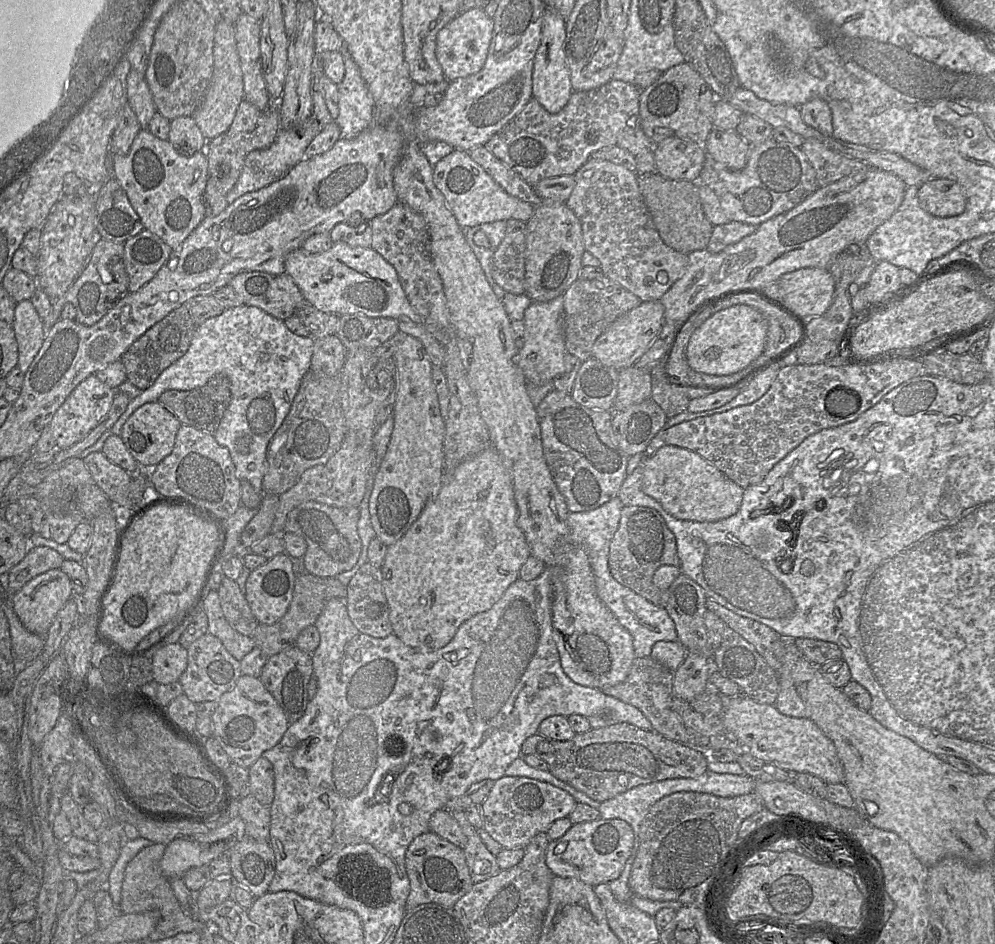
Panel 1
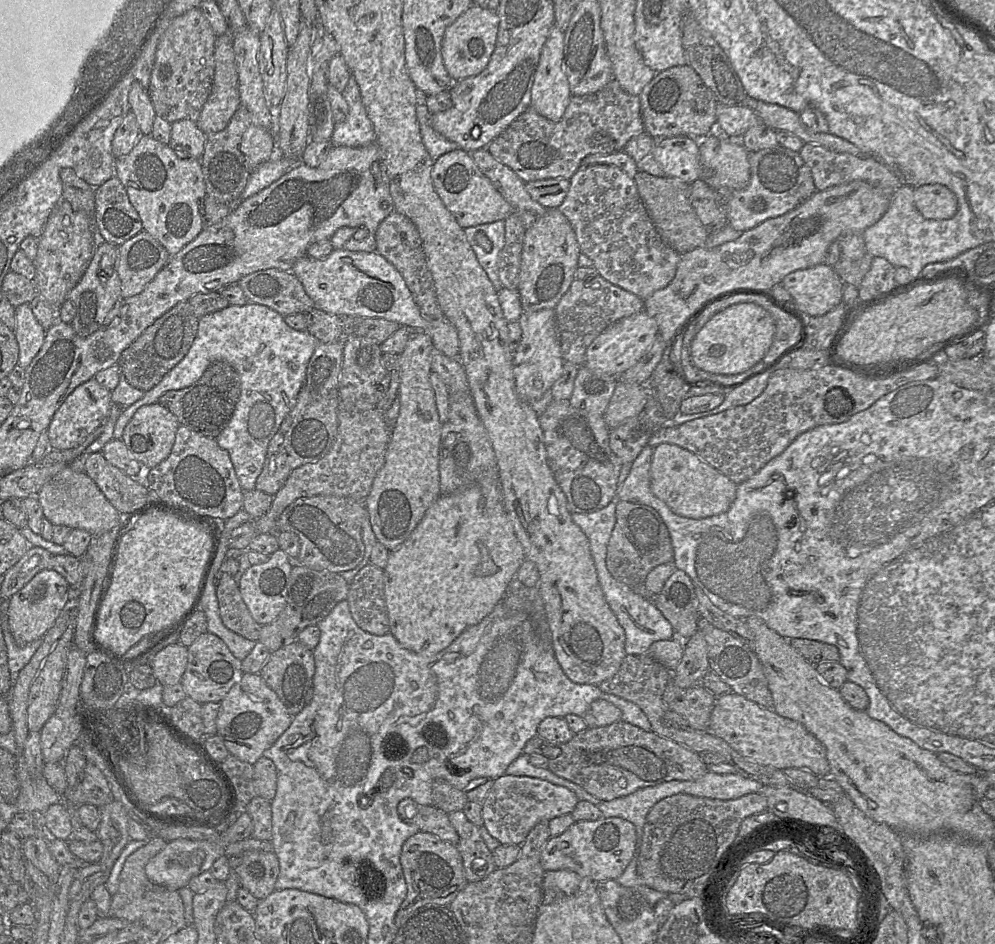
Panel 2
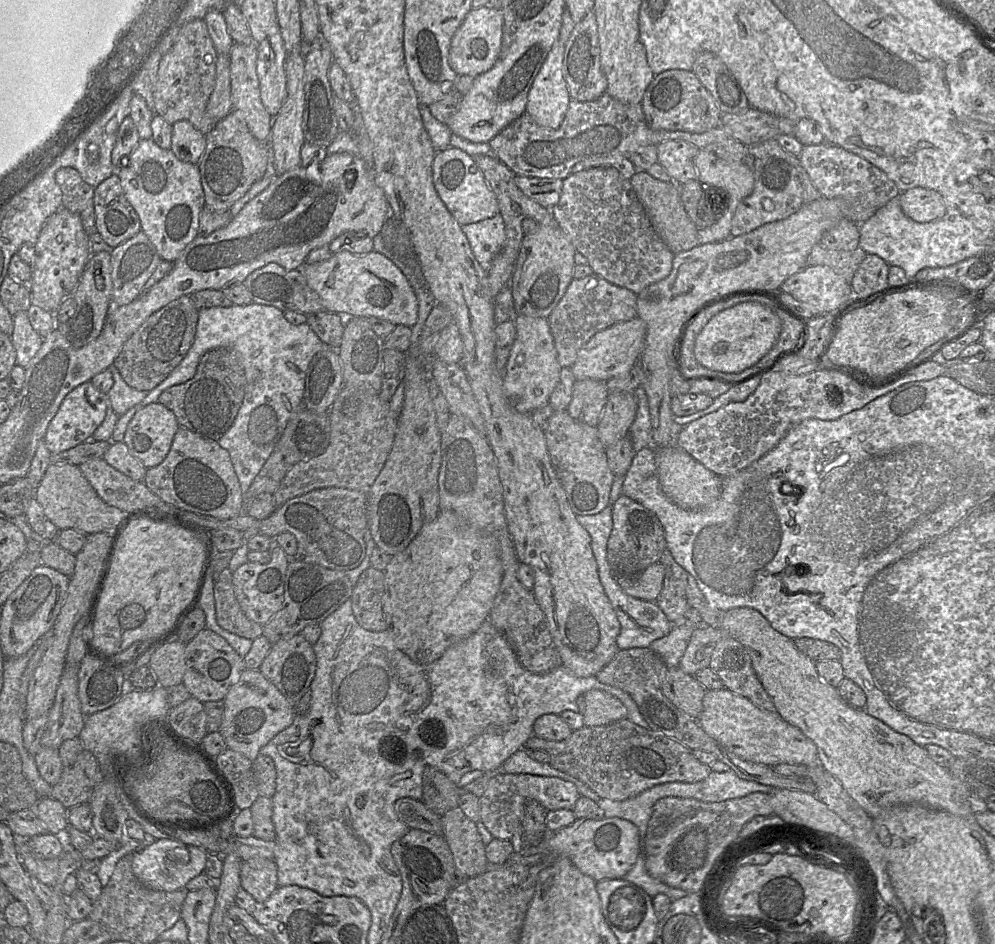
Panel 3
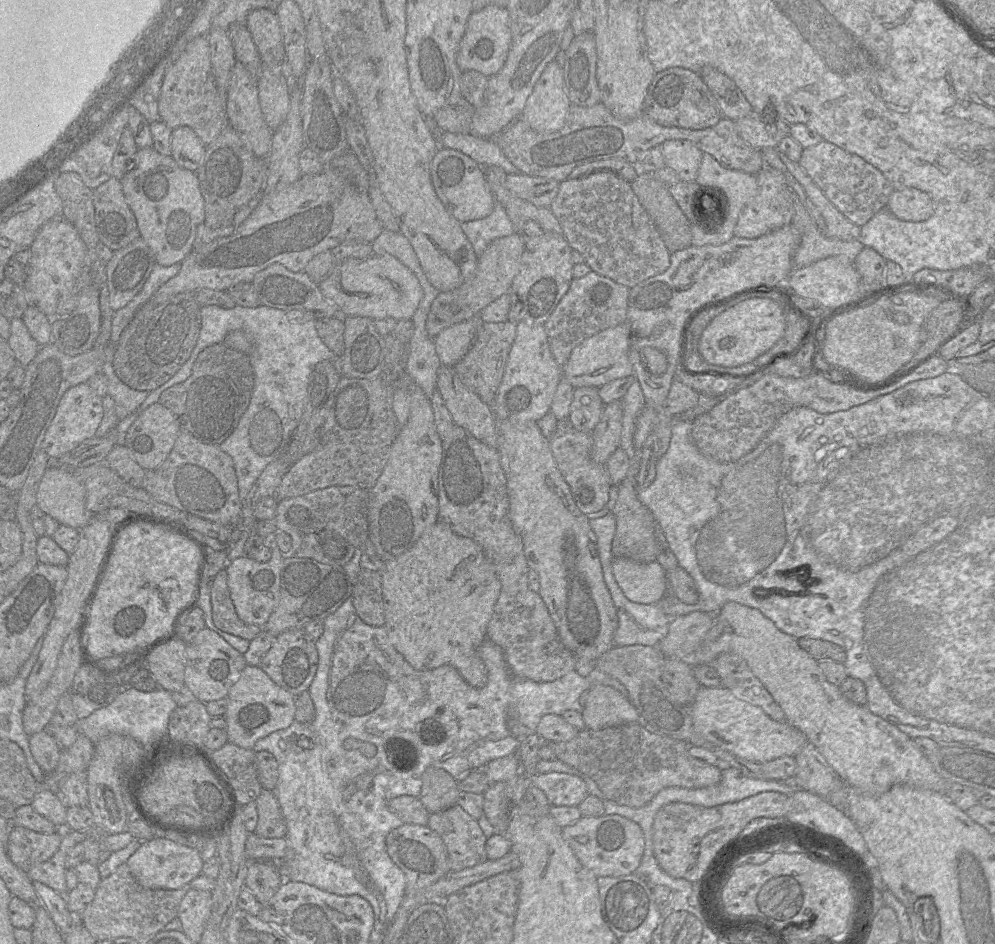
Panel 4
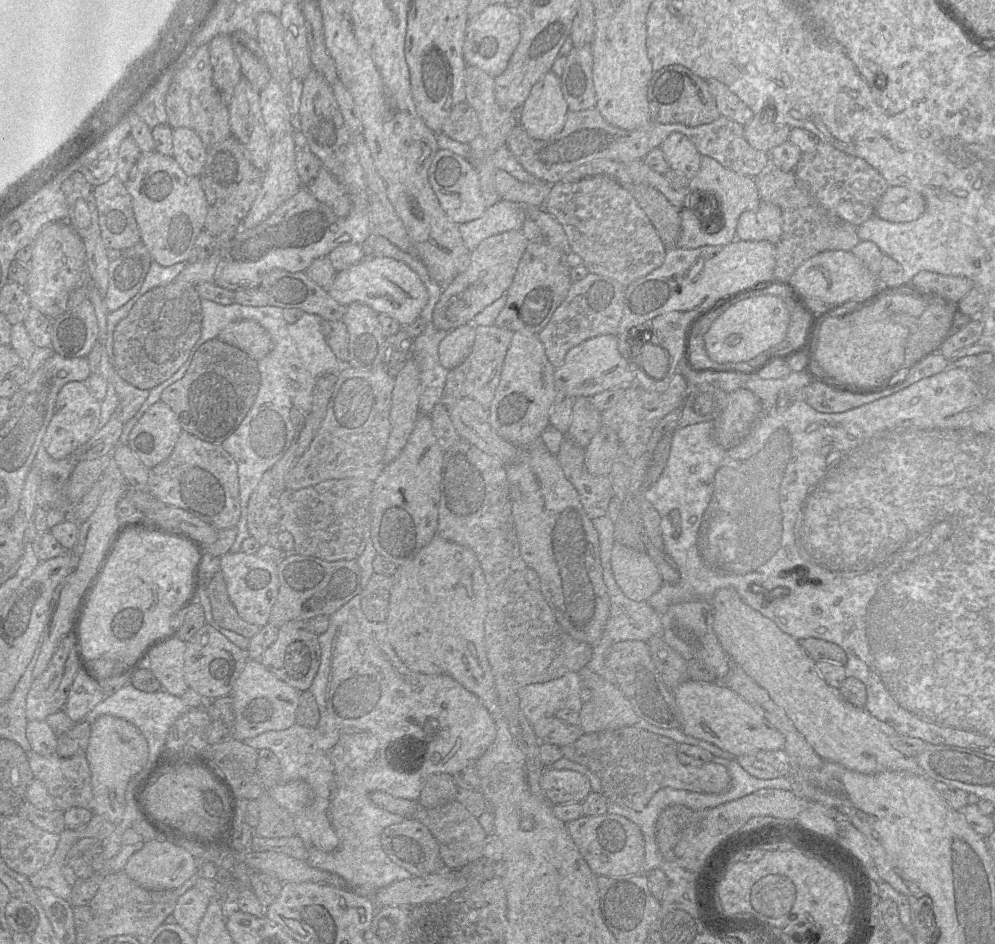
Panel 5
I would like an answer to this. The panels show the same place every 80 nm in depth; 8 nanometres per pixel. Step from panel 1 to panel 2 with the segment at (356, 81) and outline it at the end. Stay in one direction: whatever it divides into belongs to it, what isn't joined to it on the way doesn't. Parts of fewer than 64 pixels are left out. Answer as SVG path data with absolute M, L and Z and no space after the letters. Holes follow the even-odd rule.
M350 77L341 92L348 104L348 115L343 122L335 123L330 142L333 146L358 148L375 143L373 125L362 103L359 86L354 77Z

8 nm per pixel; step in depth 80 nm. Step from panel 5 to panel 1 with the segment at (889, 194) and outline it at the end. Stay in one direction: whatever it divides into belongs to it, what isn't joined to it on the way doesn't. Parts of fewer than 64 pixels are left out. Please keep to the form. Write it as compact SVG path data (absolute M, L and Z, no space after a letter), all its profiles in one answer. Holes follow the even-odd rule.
M931 178L918 188L917 195L921 207L940 218L960 215L966 207L962 186L946 178Z

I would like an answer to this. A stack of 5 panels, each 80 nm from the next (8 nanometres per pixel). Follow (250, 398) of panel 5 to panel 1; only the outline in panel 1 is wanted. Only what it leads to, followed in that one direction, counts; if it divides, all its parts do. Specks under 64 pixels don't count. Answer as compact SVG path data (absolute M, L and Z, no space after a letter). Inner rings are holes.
M215 374L205 385L192 390L166 390L158 401L173 413L181 424L214 434L231 401L231 383L225 374Z

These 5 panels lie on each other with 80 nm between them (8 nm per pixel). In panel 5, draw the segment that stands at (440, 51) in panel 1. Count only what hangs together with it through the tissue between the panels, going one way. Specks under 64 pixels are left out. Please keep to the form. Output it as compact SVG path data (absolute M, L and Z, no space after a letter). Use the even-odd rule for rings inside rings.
M492 2L478 16L469 19L462 48L463 58L467 65L495 78L506 70L520 39L520 26L508 4Z

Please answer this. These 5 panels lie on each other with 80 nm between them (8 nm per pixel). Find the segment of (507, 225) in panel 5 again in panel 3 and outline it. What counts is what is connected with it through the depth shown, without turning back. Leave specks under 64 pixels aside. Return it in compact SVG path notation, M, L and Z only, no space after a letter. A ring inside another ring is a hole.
M498 213L477 223L461 225L461 229L476 260L488 272L493 259L502 251L507 240L503 217Z

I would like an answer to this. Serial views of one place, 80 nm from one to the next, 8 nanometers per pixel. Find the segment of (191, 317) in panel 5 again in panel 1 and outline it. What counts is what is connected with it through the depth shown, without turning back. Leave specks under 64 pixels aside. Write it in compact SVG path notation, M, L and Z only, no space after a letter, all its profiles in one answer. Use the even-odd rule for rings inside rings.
M186 304L171 311L148 329L122 355L121 362L125 367L128 381L140 390L149 388L166 368L187 352L195 330L196 325Z

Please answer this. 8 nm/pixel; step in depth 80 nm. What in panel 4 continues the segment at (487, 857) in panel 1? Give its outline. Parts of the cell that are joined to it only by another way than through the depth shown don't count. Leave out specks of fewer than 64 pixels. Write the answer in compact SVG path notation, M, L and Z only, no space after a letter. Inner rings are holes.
M457 803L437 813L430 813L428 825L443 840L451 871L473 867L487 860L487 838L477 820Z

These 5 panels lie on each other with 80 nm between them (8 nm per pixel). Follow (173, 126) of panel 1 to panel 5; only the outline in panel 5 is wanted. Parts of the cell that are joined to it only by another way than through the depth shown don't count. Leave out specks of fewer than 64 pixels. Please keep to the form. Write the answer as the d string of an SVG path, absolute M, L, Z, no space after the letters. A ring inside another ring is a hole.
M180 127L172 131L173 155L188 175L199 177L207 158L208 148L191 129Z

